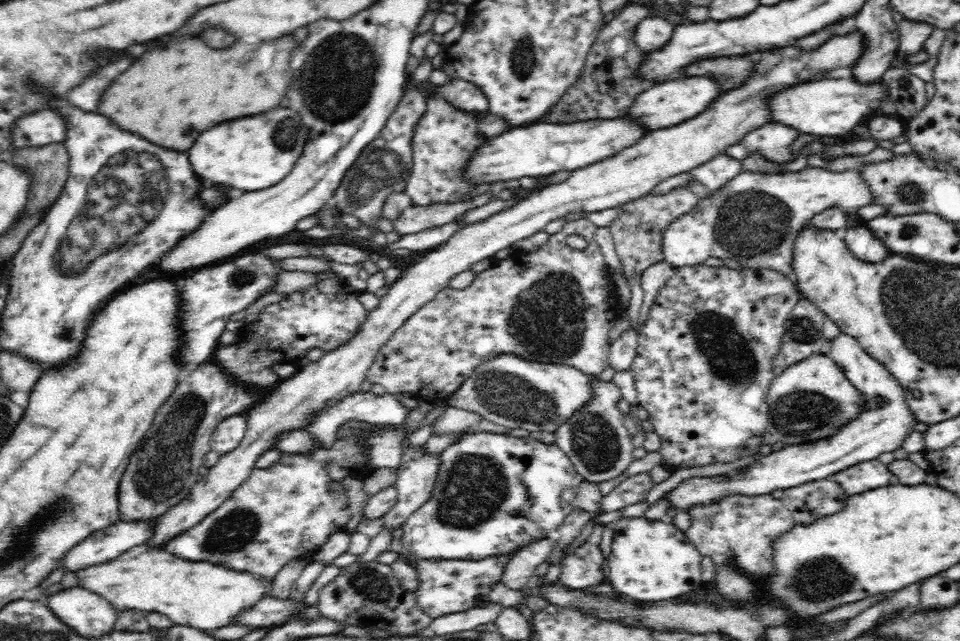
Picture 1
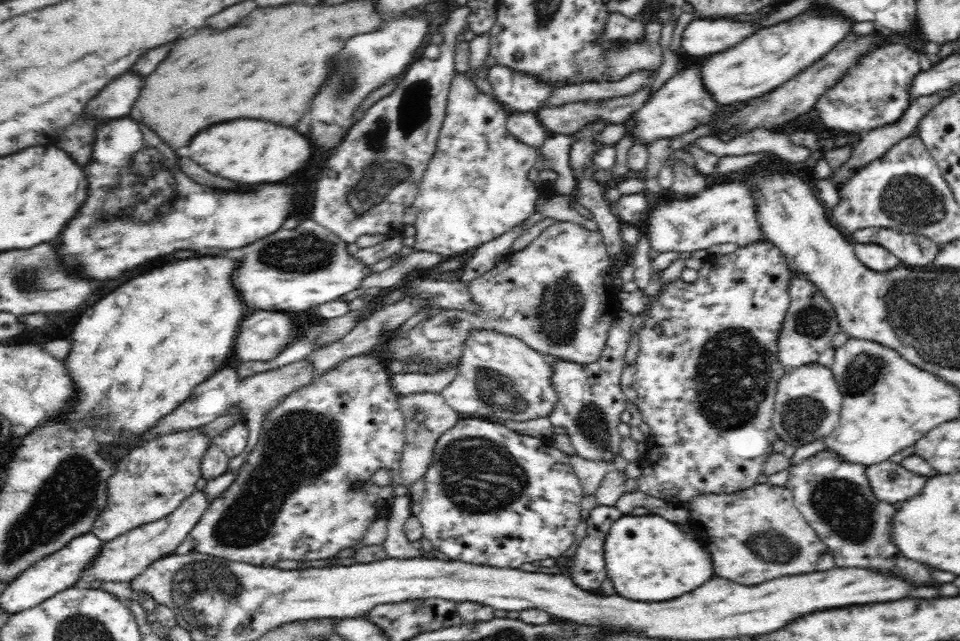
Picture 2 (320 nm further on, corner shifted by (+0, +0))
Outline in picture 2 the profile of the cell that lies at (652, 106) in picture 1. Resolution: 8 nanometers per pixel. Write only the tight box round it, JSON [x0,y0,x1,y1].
[702,6,855,105]

